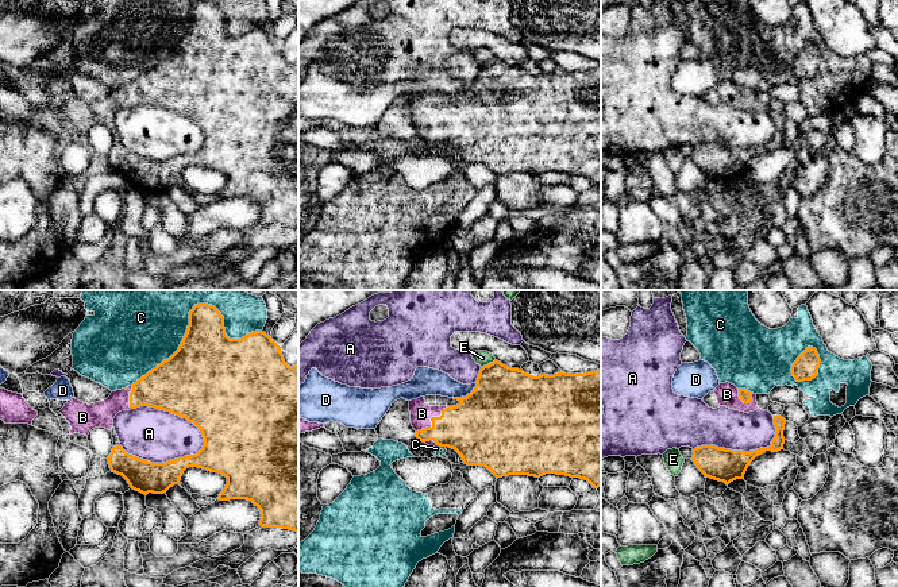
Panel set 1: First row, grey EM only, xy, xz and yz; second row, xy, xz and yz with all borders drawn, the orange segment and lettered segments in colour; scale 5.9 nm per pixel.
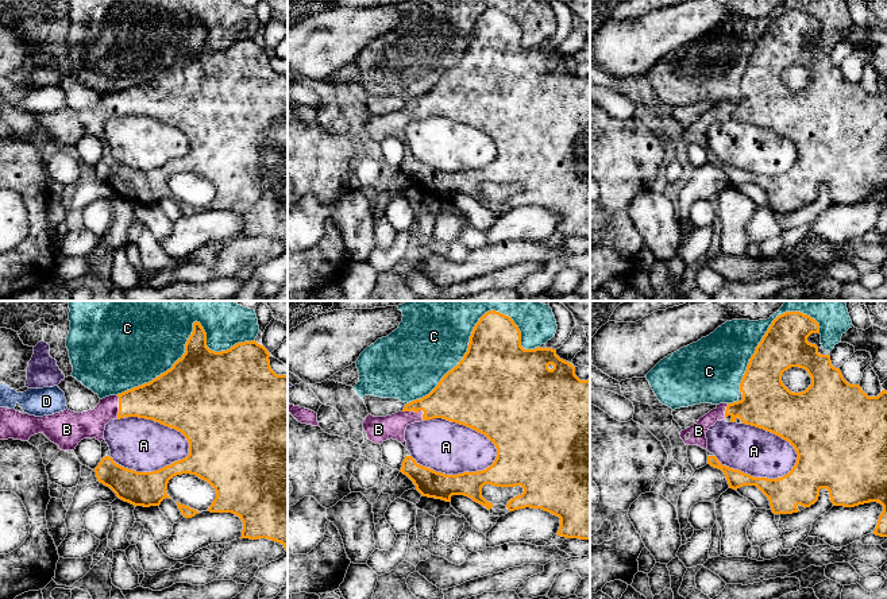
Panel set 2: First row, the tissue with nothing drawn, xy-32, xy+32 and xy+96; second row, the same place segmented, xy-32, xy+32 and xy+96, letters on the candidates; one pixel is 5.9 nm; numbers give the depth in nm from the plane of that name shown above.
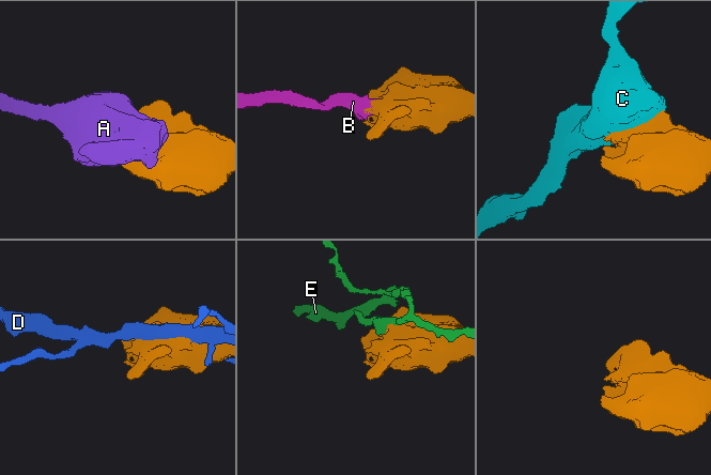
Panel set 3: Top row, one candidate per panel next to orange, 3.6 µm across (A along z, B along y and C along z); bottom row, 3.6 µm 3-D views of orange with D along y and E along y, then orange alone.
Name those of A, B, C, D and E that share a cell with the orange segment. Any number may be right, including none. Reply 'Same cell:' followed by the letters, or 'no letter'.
Same cell: B

